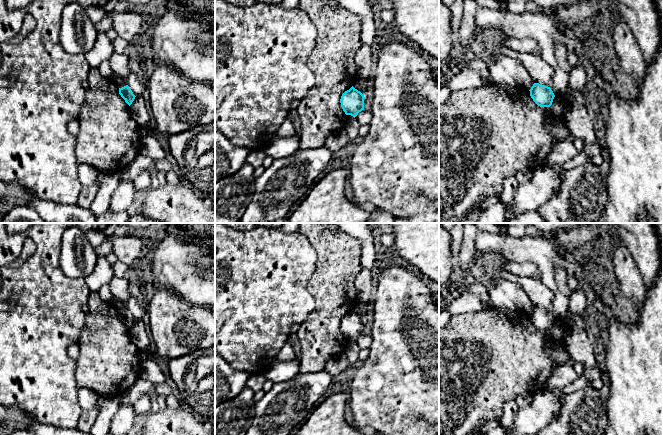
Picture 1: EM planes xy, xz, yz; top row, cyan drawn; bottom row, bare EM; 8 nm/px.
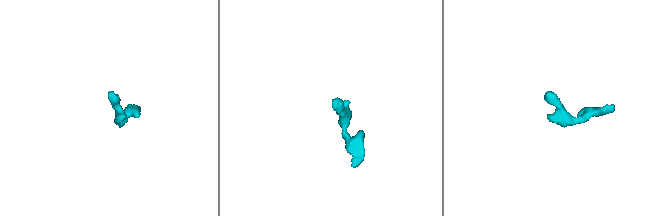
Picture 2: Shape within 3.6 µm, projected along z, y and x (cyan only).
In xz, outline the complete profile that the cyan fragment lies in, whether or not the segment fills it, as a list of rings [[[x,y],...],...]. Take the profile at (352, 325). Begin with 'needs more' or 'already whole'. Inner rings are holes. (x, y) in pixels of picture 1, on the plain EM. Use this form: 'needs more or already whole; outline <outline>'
already whole; outline [[[352,310],[342,318],[340,327],[345,338],[355,342],[364,334],[364,319]]]

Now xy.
already whole; outline [[[128,309],[122,312],[119,312],[119,318],[129,330],[132,328],[132,326],[134,325],[136,321]]]

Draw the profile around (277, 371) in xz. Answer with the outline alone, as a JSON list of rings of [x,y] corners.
[[[297,358],[284,362],[274,360],[264,371],[266,379],[274,384],[290,381],[298,373],[300,373],[300,360]]]

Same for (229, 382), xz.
[[[215,355],[215,406],[247,388],[250,376],[251,373],[233,369],[220,356]]]

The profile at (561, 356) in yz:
[[[551,346],[547,347],[546,353],[548,356],[556,360],[560,365],[567,364],[570,357],[566,349],[553,349]]]

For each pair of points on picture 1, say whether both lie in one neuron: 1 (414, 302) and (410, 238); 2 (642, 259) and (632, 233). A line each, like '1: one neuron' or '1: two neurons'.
1: two neurons
2: one neuron

